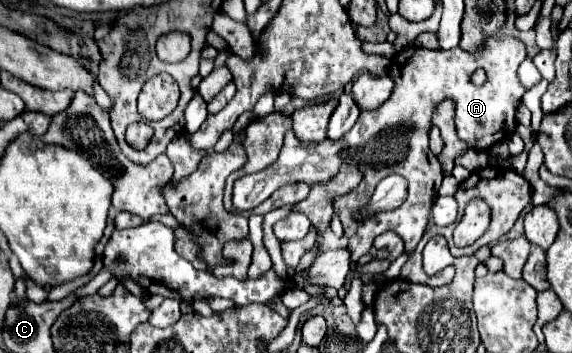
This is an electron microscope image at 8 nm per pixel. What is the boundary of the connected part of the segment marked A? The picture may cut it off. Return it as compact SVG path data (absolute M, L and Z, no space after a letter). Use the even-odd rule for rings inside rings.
M508 35L488 37L484 41L484 51L480 53L466 53L460 47L454 47L450 51L406 47L398 51L392 57L388 69L388 75L394 81L394 91L390 99L382 107L378 107L378 111L362 111L356 125L338 143L330 143L326 139L322 143L298 143L294 133L288 131L282 153L272 167L254 175L244 175L234 183L234 207L238 211L252 209L266 201L276 189L292 183L324 185L340 171L342 165L354 165L362 171L360 185L348 195L334 197L334 215L338 215L344 225L354 263L358 263L360 257L368 255L374 239L384 231L394 231L396 235L400 235L406 255L411 256L428 227L430 207L442 183L442 175L438 175L438 159L434 153L430 153L428 147L434 107L444 99L452 99L456 103L454 121L458 137L474 149L480 141L482 149L506 141L508 133L516 131L514 115L524 95L524 87L518 79L518 67L524 59L524 43ZM478 67L486 71L486 83L482 87L470 83L470 73ZM390 173L400 173L406 177L406 181L410 181L406 201L396 211L378 213L372 219L354 223L354 219L350 219L350 211L358 211L362 207L362 195L372 195L378 179L384 179Z

